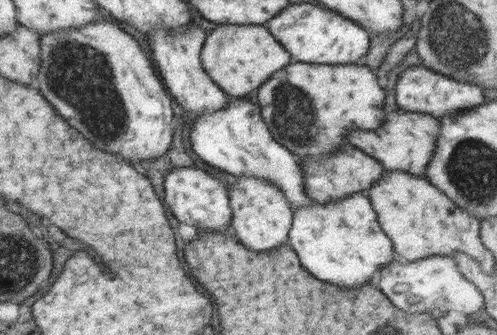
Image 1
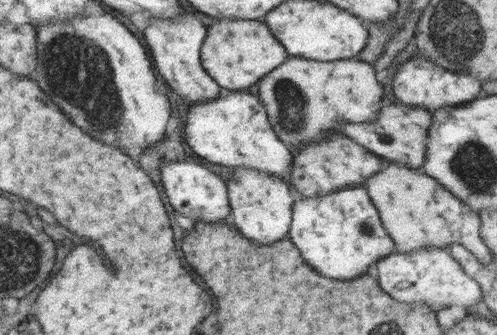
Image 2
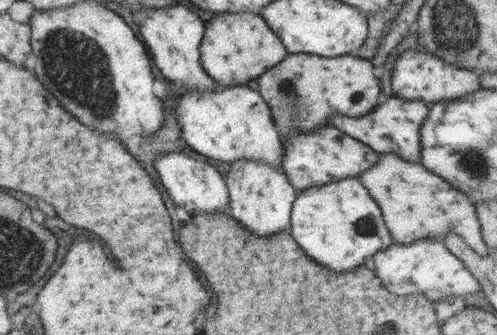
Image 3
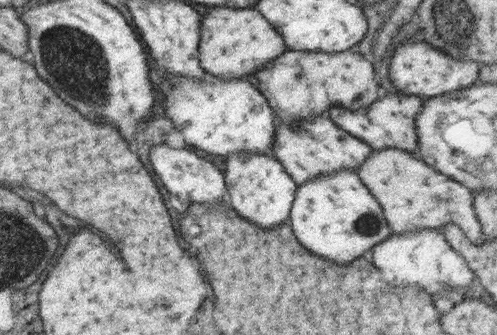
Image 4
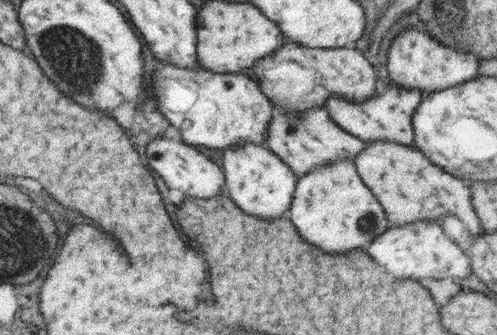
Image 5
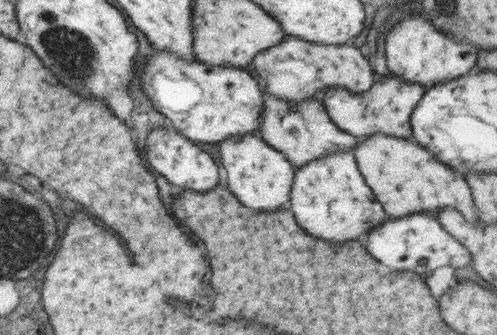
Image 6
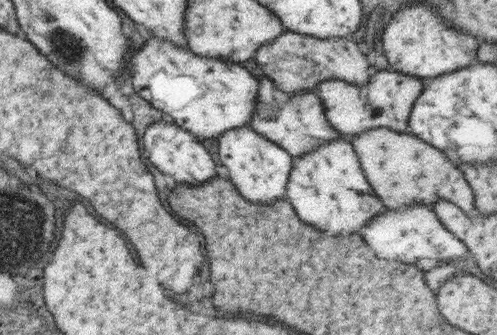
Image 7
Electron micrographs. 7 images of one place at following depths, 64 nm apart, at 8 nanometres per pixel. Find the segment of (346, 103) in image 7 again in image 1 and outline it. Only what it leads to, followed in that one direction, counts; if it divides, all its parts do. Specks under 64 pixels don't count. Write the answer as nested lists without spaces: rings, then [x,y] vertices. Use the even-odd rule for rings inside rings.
[[[389,110],[387,112],[387,122],[381,128],[375,130],[349,130],[347,142],[359,150],[363,150],[367,156],[375,158],[385,170],[403,170],[409,172],[413,178],[425,178],[423,172],[427,172],[429,162],[435,156],[437,148],[437,136],[439,136],[441,124],[433,116],[423,116],[423,114],[413,114],[405,110]]]

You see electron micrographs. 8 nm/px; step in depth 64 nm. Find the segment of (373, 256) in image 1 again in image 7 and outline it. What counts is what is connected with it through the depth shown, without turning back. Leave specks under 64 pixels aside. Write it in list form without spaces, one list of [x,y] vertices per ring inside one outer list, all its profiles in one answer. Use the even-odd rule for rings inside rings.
[[[331,140],[325,146],[315,148],[309,154],[293,158],[293,170],[289,180],[287,200],[297,218],[321,232],[347,234],[361,230],[369,218],[383,210],[381,200],[373,188],[365,182],[355,148],[349,140]]]

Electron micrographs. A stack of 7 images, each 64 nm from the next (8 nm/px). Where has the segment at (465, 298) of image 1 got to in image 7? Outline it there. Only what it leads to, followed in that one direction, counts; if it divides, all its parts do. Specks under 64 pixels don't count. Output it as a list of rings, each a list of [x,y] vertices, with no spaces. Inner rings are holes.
[[[411,204],[393,212],[383,212],[383,216],[375,216],[375,220],[367,224],[365,240],[367,244],[371,244],[375,256],[405,264],[413,264],[423,258],[431,258],[439,264],[449,264],[449,260],[459,260],[467,254],[463,242],[457,240],[457,236],[453,236],[439,222],[437,214],[433,212],[433,206],[429,204]]]

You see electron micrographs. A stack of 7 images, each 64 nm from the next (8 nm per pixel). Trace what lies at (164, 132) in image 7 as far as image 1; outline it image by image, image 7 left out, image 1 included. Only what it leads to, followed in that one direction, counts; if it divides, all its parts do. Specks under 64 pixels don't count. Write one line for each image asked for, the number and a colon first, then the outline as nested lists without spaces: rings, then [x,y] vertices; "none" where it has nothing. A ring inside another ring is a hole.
1: [[[173,168],[171,172],[167,172],[165,180],[165,204],[171,210],[171,214],[187,224],[187,226],[195,226],[197,232],[199,230],[207,230],[207,232],[215,232],[227,228],[229,220],[233,220],[231,216],[231,200],[227,200],[227,190],[223,188],[223,184],[219,184],[217,178],[207,176],[203,170],[193,170],[193,168]]]
2: [[[163,162],[159,168],[159,176],[163,182],[163,192],[167,196],[167,202],[171,204],[173,210],[177,210],[181,216],[189,218],[193,224],[197,220],[201,222],[219,222],[229,214],[229,206],[227,206],[227,198],[229,194],[225,194],[225,184],[221,178],[217,178],[213,172],[209,172],[207,168],[199,166],[199,164],[191,164],[191,162]]]
3: [[[159,152],[155,154],[155,170],[159,174],[159,180],[163,184],[163,188],[167,190],[167,194],[171,196],[171,202],[175,206],[185,208],[189,214],[191,212],[205,212],[205,214],[215,214],[221,212],[227,206],[227,194],[229,188],[225,188],[227,184],[223,184],[221,174],[211,168],[205,162],[197,162],[185,154],[167,154],[167,152]]]
4: [[[155,144],[149,150],[149,162],[155,170],[155,174],[159,176],[161,184],[169,190],[169,194],[175,194],[179,198],[179,202],[197,202],[197,204],[215,204],[221,202],[223,194],[225,194],[225,186],[223,186],[223,176],[211,162],[201,160],[199,156],[195,156],[193,152],[187,150],[175,150],[161,144]]]
5: [[[157,136],[151,142],[147,142],[145,158],[147,158],[149,166],[157,172],[157,176],[165,182],[165,186],[169,190],[179,190],[183,196],[213,198],[215,194],[219,194],[219,190],[223,186],[223,176],[225,174],[221,174],[219,166],[215,166],[205,156],[201,156],[193,146],[177,144],[177,142],[165,140],[163,136]]]
6: [[[157,128],[157,130],[149,132],[147,142],[145,142],[145,156],[149,160],[149,166],[159,176],[163,176],[171,186],[189,188],[195,192],[207,192],[207,190],[215,188],[219,182],[217,166],[211,160],[211,156],[201,152],[191,140],[187,140],[187,136],[179,136],[177,132],[169,132],[165,128]]]

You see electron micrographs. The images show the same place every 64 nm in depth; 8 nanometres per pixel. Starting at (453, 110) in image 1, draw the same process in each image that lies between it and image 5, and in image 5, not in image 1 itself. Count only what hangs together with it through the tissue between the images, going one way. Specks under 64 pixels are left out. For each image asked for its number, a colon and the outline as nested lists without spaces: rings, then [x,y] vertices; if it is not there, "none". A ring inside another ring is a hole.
2: [[[421,54],[405,64],[399,66],[399,70],[393,76],[393,94],[395,100],[409,108],[425,108],[427,112],[439,112],[443,108],[455,108],[463,104],[471,104],[471,100],[479,94],[479,82],[473,76],[461,76],[451,74],[437,64],[431,64],[429,58],[423,58]]]
3: [[[423,48],[405,50],[393,64],[391,70],[391,88],[395,98],[403,100],[421,100],[427,106],[441,104],[441,100],[457,100],[465,94],[477,92],[477,74],[471,70],[459,70],[453,64],[443,64],[441,58],[427,54]]]
4: [[[409,40],[395,48],[389,64],[389,82],[393,84],[393,90],[399,94],[413,94],[419,98],[435,98],[447,92],[455,92],[461,88],[473,86],[477,80],[477,64],[465,62],[465,60],[453,60],[447,54],[433,50],[427,46],[427,42]]]
5: [[[425,28],[399,32],[399,36],[391,40],[391,46],[387,50],[387,74],[391,84],[409,90],[417,88],[423,96],[427,96],[429,92],[439,92],[469,82],[475,76],[475,72],[477,72],[475,54],[459,52],[453,50],[453,46],[439,44],[439,40],[435,40],[435,36],[431,36]]]

